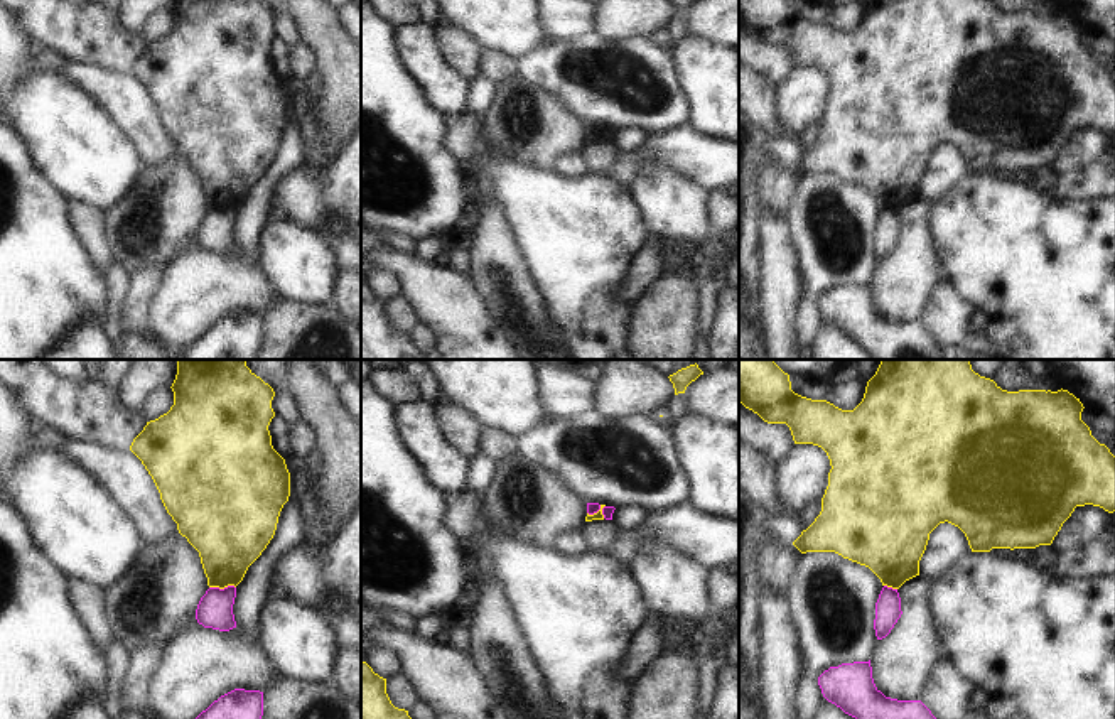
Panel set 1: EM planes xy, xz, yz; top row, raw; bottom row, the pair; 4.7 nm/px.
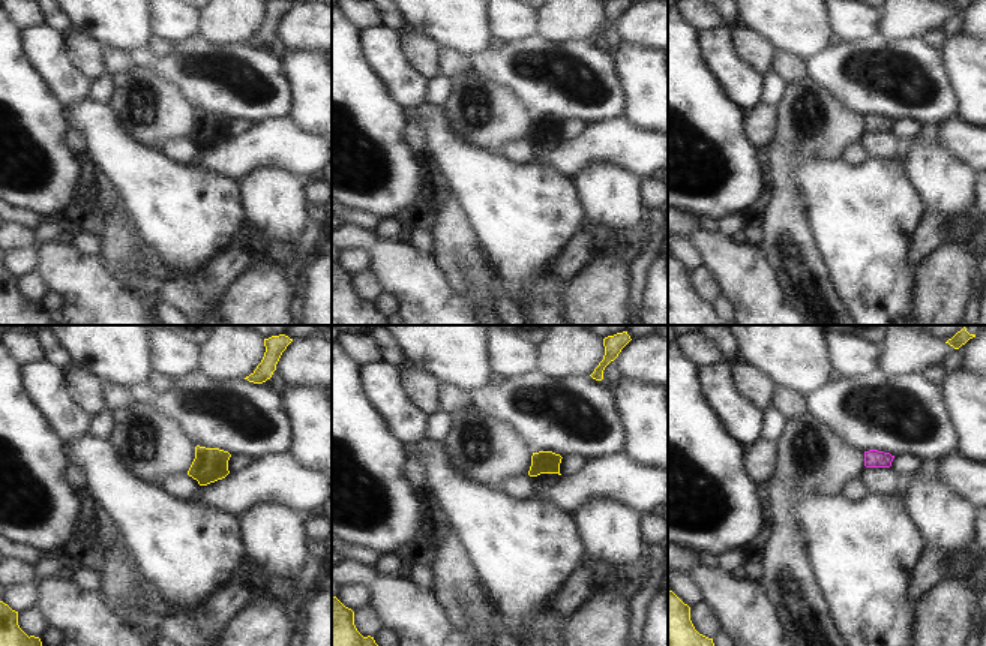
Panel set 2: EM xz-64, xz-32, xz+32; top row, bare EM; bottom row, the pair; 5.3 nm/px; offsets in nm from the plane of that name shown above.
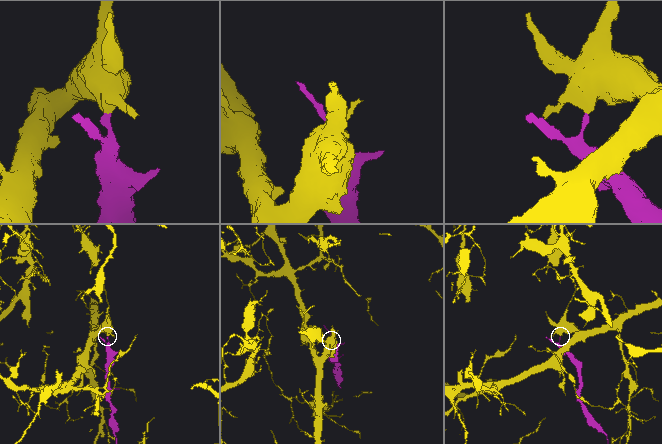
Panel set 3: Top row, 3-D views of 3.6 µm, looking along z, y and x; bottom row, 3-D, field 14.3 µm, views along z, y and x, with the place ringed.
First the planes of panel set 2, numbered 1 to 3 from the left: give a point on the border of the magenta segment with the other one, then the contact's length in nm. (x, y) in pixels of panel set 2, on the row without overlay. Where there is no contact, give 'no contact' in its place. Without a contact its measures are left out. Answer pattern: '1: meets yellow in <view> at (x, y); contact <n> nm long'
1: no contact
2: no contact
3: no contact

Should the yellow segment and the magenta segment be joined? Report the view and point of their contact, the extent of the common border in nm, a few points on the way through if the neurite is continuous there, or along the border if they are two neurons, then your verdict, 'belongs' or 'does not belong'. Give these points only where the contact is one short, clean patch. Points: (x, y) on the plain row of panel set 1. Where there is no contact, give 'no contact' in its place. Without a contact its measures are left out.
meets yellow in xy at (221, 210); contact 130 nm long; border along xy (235, 208), (210, 210); does not belong

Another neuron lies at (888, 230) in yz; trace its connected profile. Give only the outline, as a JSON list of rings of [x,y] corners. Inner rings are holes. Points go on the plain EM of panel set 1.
[[[884,208],[875,224],[874,251],[877,262],[882,262],[891,255],[901,236],[901,219],[897,211]]]

